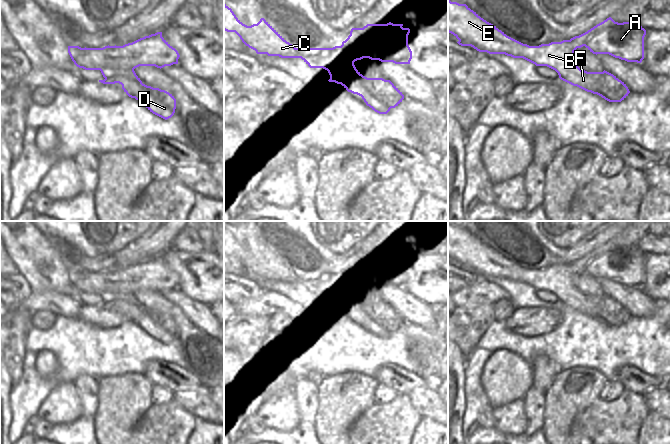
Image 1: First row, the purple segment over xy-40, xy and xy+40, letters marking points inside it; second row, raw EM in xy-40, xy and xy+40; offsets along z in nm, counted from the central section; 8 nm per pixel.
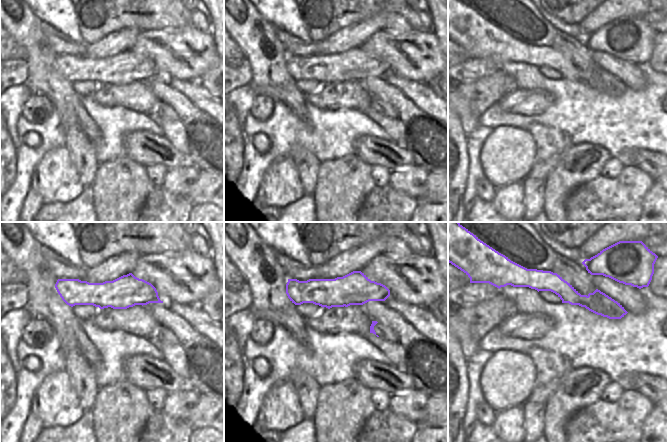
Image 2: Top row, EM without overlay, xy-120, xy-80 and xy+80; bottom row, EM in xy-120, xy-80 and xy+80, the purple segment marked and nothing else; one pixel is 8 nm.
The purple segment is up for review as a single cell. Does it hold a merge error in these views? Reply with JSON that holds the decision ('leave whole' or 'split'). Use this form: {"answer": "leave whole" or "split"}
{"answer": "split"}

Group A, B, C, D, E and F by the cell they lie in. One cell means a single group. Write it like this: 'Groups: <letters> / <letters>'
Groups: A / B C D E F

